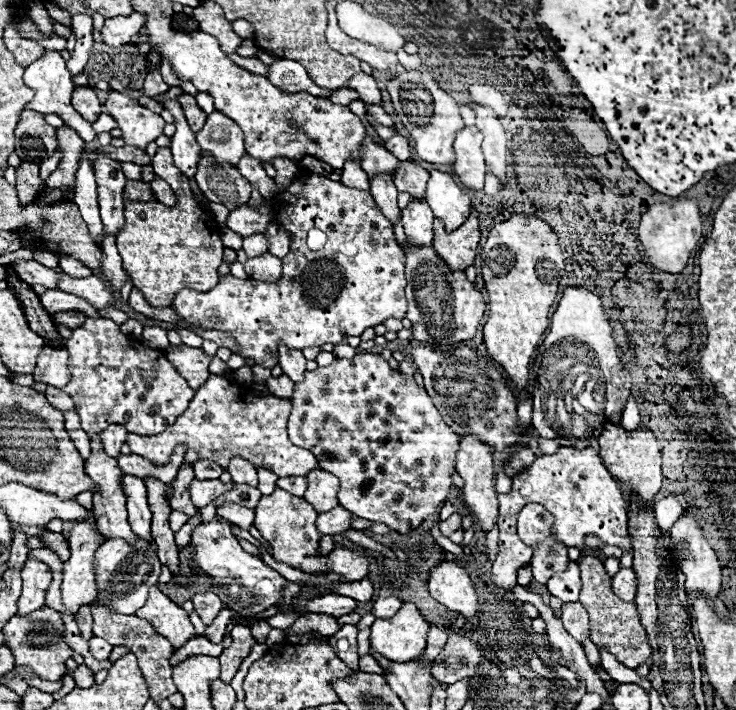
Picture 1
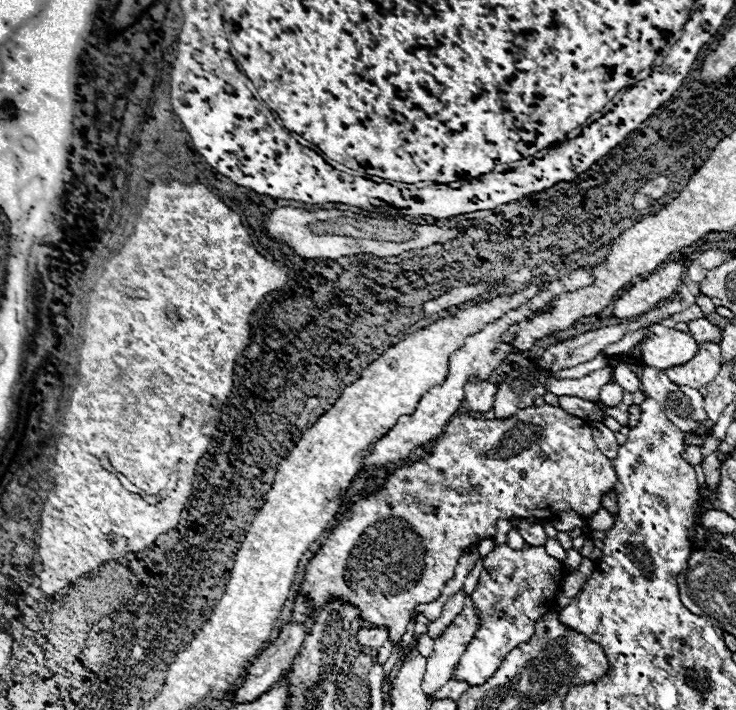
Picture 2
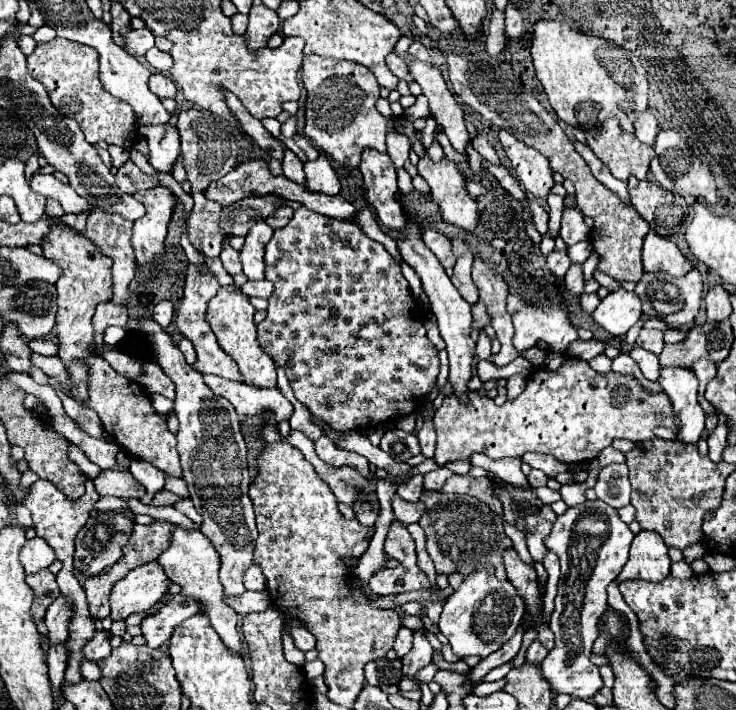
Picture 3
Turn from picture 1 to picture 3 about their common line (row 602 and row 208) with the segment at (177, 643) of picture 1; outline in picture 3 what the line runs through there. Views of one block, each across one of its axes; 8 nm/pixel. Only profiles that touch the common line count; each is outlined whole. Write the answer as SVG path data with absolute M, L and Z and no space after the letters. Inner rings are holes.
M158 186L140 190L134 198L146 206L146 214L134 222L132 246L138 266L148 266L164 252L164 240L176 206L176 196L170 188Z

